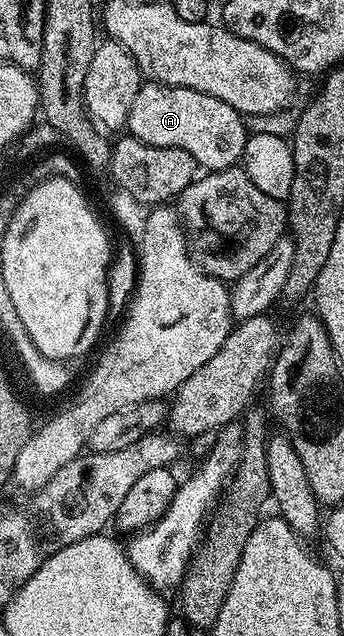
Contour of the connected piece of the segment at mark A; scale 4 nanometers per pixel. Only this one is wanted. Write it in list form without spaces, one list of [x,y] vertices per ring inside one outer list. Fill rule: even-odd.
[[[145,82],[142,83],[139,94],[135,94],[135,102],[131,102],[127,132],[151,146],[175,146],[179,150],[187,150],[187,154],[191,154],[191,158],[195,158],[197,165],[205,172],[222,172],[225,168],[234,167],[244,157],[247,124],[240,112],[236,112],[219,98],[211,98],[211,94],[203,94],[190,88]]]

